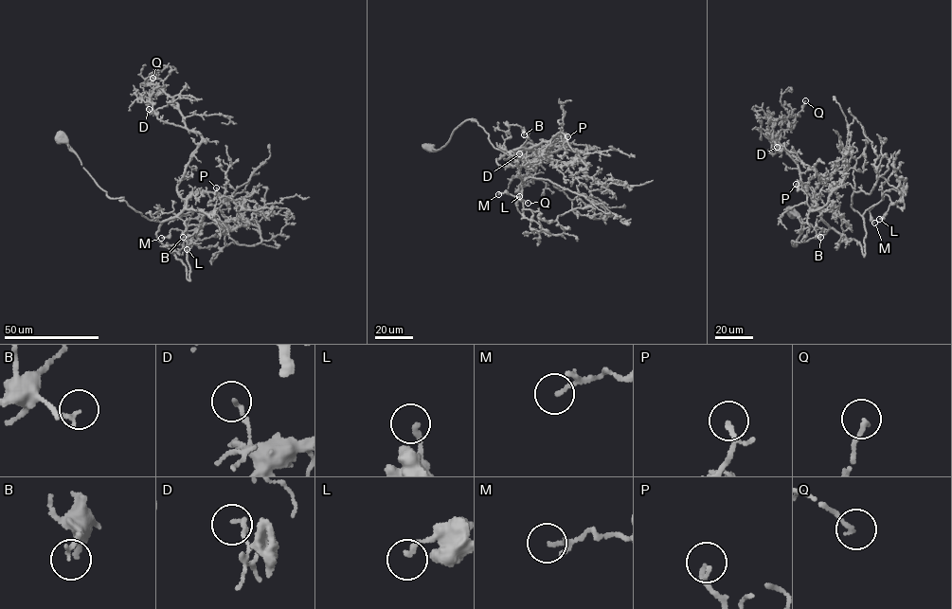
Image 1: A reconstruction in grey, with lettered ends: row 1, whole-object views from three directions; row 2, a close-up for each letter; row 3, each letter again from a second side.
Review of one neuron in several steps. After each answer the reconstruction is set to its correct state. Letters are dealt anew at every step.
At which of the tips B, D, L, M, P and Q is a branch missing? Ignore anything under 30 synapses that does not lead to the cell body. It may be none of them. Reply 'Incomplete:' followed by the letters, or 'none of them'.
Incomplete: P

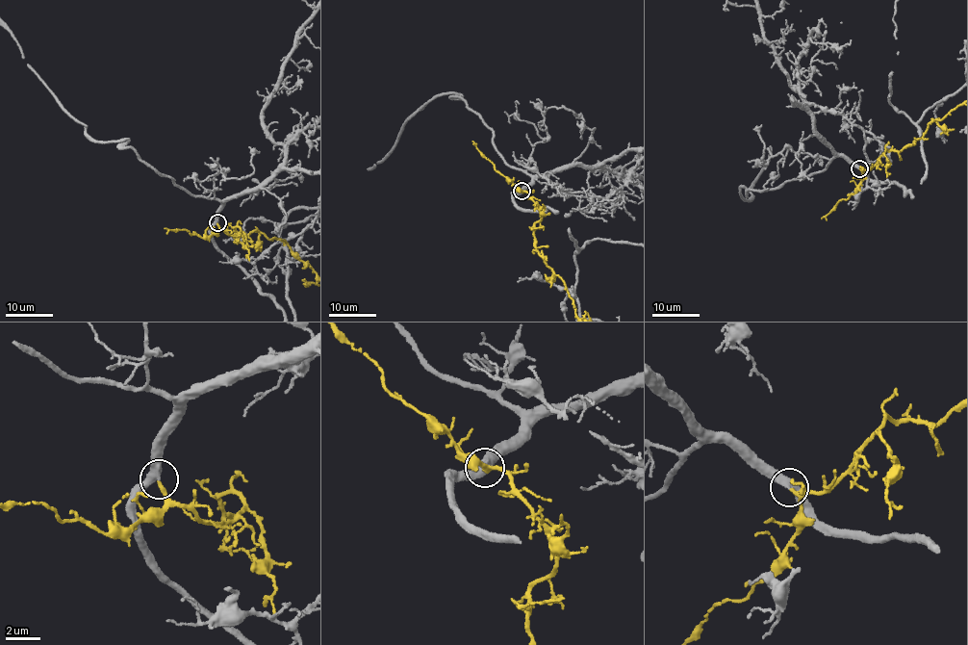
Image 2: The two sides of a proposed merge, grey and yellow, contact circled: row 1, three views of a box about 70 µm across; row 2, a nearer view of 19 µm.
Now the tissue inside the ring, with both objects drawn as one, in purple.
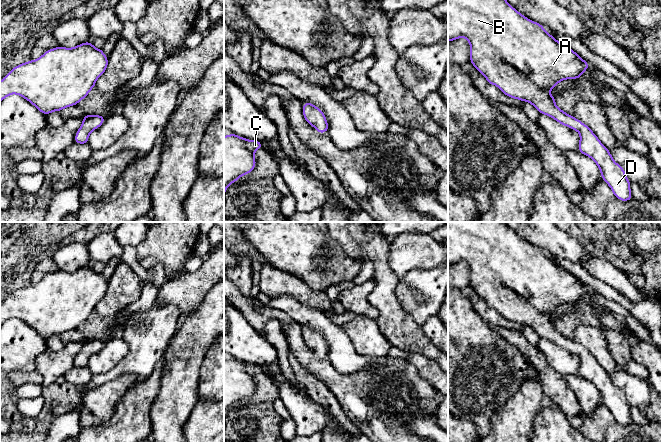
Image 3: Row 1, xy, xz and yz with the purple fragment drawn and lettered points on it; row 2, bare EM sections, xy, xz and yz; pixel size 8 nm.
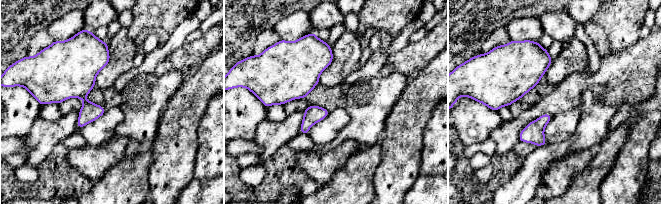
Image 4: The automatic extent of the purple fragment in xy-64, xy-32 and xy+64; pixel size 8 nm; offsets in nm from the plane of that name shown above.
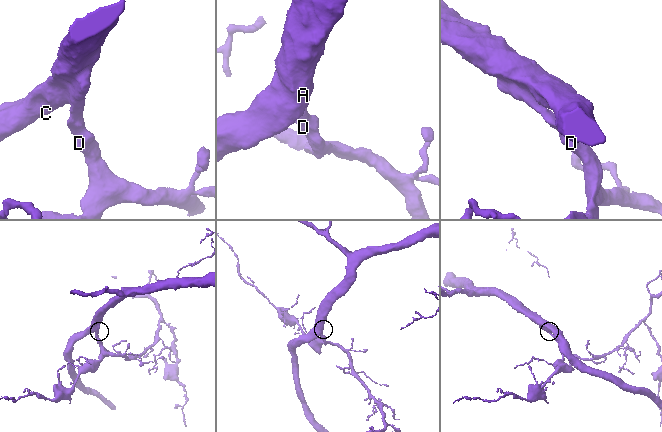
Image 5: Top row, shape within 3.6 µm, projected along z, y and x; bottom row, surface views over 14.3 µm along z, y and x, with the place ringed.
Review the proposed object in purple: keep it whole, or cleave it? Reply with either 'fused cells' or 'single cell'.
single cell

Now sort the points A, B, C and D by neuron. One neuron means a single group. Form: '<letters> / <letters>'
A B C D

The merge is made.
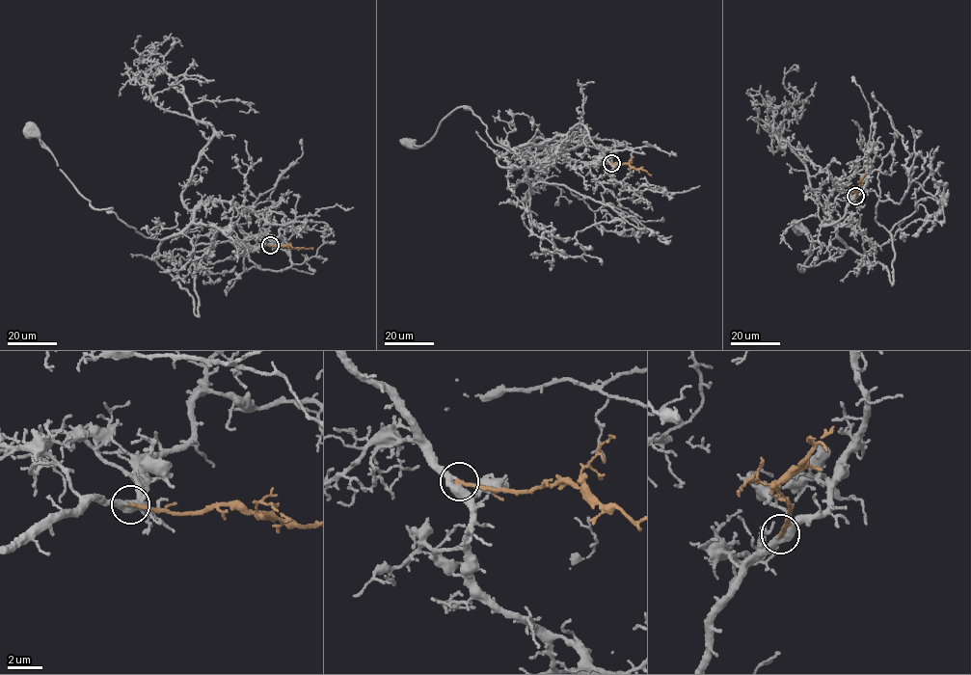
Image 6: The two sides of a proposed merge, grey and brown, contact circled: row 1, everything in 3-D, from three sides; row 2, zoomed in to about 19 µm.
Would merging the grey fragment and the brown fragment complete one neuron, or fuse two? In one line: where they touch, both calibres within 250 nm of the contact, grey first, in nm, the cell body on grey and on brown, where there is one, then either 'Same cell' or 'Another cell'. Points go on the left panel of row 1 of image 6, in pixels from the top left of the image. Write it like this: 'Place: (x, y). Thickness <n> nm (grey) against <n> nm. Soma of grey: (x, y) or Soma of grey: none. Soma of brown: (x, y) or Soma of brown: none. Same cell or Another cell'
Place: (270, 245). Thickness 360 nm (grey) against 240 nm. Soma of grey: (31, 130). Soma of brown: none. Same cell

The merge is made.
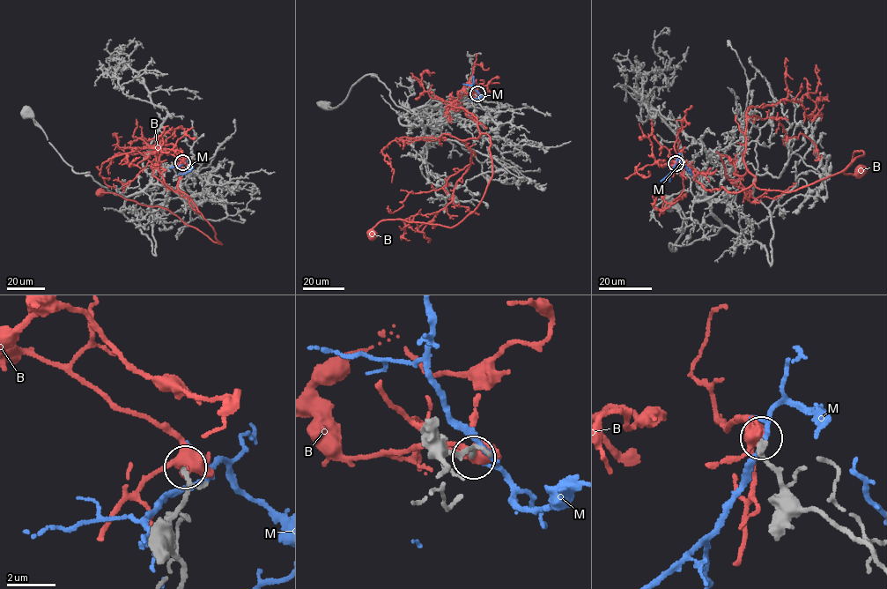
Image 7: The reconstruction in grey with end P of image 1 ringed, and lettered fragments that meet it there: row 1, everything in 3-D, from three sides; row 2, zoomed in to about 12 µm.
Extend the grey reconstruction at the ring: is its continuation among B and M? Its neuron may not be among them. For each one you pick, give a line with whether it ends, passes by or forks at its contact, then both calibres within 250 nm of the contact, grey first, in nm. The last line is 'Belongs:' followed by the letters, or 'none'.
Belongs: none

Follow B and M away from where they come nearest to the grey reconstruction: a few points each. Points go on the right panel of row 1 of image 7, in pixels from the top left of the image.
B: (675, 163), (735, 193), (792, 192), (854, 151), (843, 171), (860, 171)
M: (676, 165), (679, 159), (690, 172), (690, 169)

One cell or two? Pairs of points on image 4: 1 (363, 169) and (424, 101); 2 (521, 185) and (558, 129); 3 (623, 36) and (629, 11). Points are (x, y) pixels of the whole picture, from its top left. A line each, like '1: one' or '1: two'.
1: two
2: two
3: one

